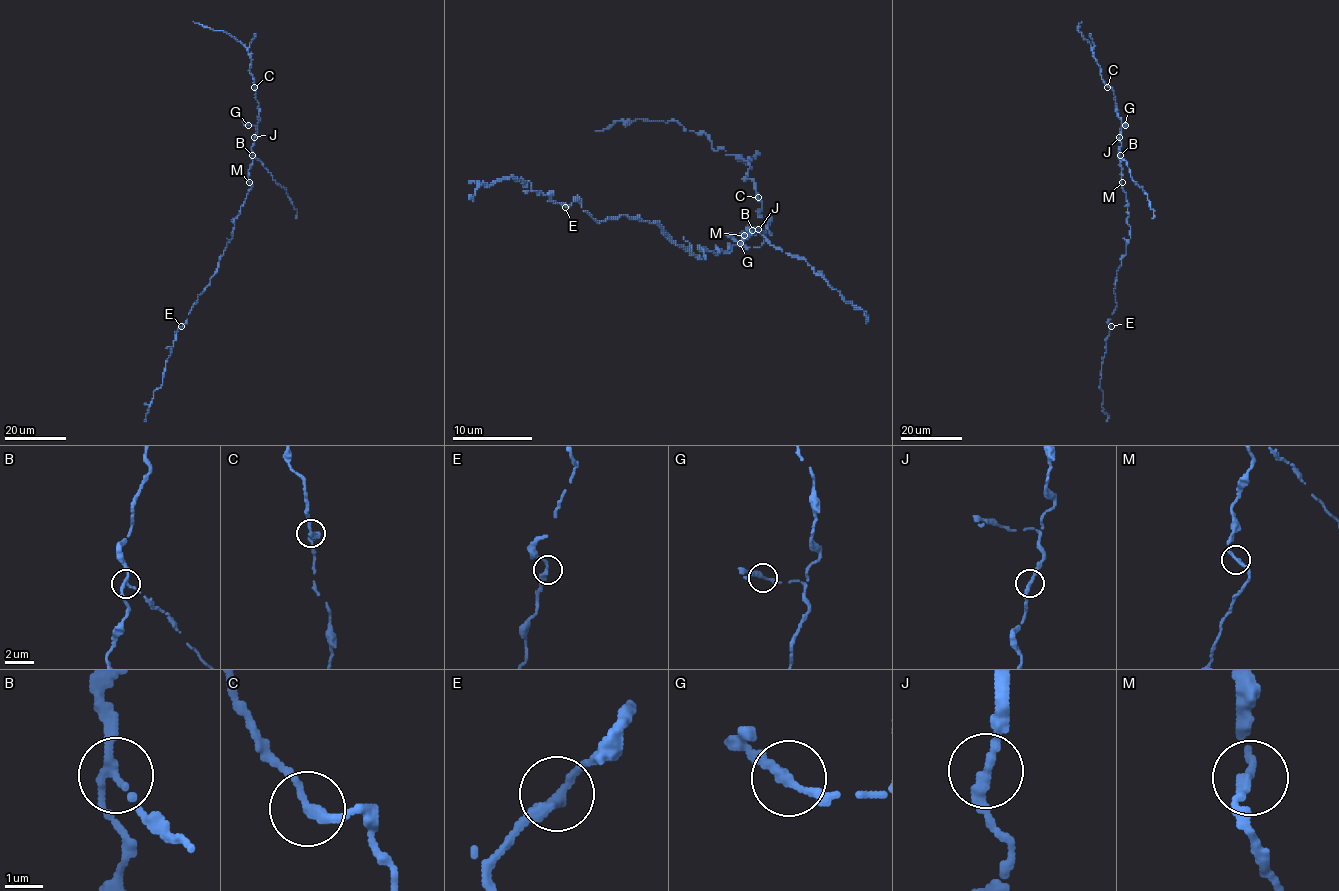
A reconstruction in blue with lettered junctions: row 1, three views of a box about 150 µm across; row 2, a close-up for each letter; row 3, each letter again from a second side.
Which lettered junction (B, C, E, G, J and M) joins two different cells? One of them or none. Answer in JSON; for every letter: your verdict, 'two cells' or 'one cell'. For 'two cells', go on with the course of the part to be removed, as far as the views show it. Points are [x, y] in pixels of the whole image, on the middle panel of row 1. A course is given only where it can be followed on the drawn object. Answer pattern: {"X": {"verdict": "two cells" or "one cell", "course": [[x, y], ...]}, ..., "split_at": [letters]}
{"B": {"verdict": "two cells", "course": [[752, 229], [774, 247], [802, 257], [814, 273], [840, 291], [846, 301], [862, 309], [868, 321], [864, 313]]}, "C": {"verdict": "one cell"}, "E": {"verdict": "one cell"}, "G": {"verdict": "one cell"}, "J": {"verdict": "one cell"}, "M": {"verdict": "one cell"}, "split_at": ["B"]}

